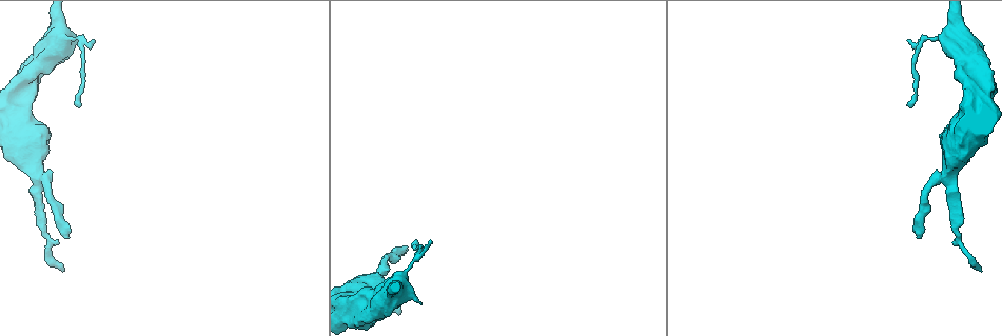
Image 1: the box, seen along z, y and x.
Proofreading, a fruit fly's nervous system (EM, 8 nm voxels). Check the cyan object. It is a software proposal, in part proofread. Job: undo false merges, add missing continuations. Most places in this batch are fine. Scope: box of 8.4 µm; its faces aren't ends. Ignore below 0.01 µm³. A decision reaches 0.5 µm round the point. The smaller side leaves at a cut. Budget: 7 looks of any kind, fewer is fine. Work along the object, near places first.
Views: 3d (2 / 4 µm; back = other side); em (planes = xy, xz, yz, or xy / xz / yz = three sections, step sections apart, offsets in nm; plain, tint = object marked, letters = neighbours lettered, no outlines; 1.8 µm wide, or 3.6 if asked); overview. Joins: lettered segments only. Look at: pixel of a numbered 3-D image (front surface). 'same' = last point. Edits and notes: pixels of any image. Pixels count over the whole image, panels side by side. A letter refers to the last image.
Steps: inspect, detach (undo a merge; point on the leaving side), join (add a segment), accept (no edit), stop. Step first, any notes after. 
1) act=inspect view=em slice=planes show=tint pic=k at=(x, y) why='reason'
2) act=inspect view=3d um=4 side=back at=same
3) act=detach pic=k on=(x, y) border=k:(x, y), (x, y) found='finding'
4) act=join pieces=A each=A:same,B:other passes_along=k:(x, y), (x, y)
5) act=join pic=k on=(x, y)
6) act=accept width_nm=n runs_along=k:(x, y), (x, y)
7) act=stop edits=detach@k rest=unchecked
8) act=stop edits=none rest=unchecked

act=inspect view=em slice=planes show=letters pic=1 at=(419, 303) why='branch stops here'

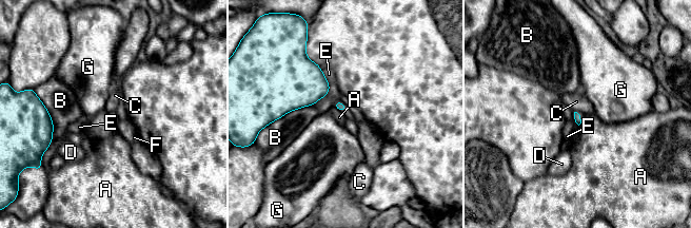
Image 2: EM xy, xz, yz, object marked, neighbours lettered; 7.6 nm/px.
act=accept each=A:other,B:other,C:other,D:other,E:other,F:other,G:other found='no lettered segment goes on from it'

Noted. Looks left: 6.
act=inspect view=em slice=xz step=16 show=letters pic=1 at=(64, 271) why='thin end'

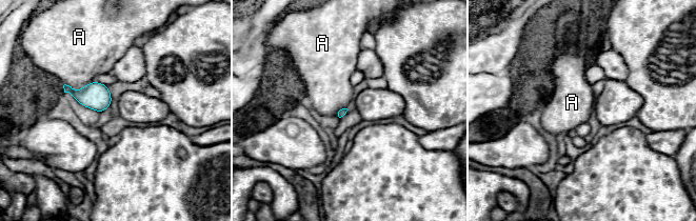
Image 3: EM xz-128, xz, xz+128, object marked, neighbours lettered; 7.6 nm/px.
act=accept each=A:other border=3:(95, 80), (80, 89), (64, 84) found='no lettered segment goes on from it'

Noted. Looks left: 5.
act=inspect view=em slice=planes show=letters pic=1 at=(921, 236) why='an open end'

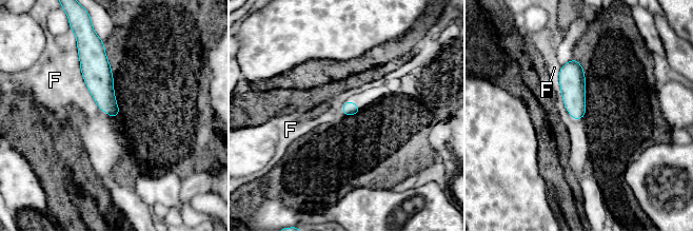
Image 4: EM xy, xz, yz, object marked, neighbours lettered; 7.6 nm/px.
act=accept each=F:other border=4:(77, 49), (82, 78), (97, 104) found='none of them fits'

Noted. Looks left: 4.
act=stop edits=none rest=unchecked

